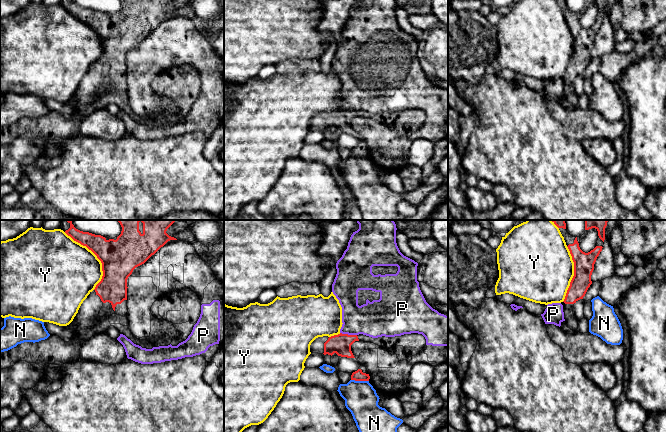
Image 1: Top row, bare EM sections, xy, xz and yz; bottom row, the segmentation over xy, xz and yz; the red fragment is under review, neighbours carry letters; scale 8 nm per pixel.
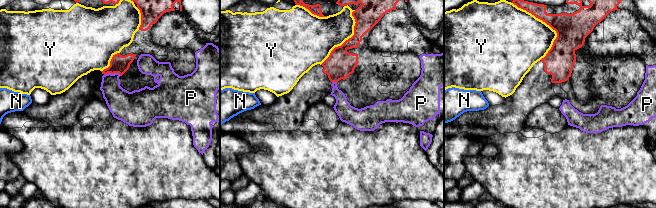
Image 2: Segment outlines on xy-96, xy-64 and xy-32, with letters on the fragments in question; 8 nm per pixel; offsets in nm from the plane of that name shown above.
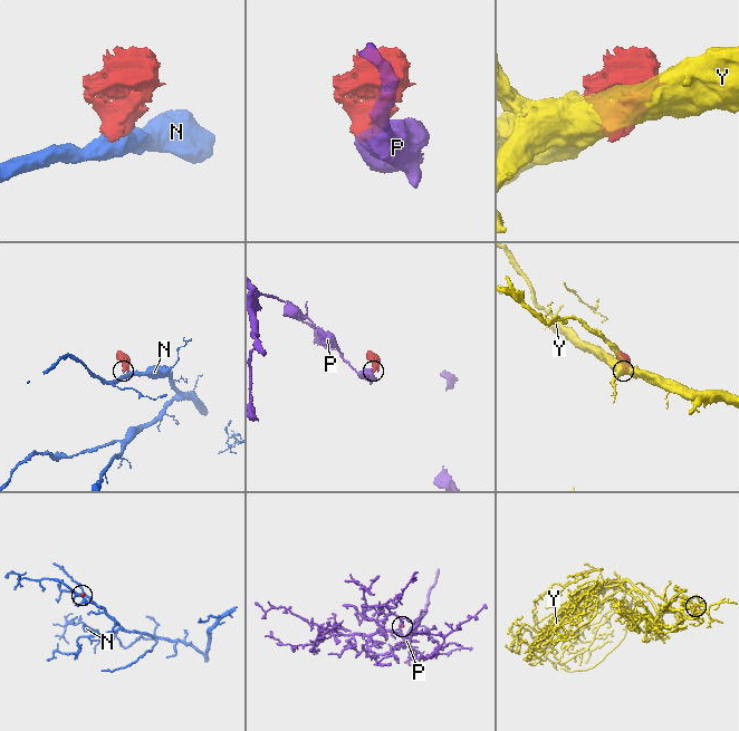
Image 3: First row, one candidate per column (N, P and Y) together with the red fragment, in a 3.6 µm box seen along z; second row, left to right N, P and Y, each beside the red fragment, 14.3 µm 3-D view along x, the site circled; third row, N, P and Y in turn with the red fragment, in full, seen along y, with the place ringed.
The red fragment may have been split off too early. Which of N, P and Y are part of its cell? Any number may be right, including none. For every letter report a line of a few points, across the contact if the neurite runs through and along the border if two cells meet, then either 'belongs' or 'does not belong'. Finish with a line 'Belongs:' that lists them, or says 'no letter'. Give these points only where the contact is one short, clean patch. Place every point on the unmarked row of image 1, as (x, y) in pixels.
N: line xz (351, 155), (368, 157); does not belong
P: line xz (340, 108), (356, 111); does not belong
Y: does not belong
Belongs: no letter

